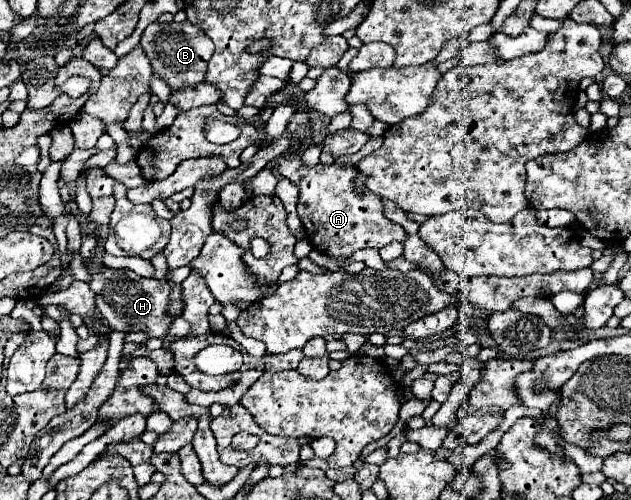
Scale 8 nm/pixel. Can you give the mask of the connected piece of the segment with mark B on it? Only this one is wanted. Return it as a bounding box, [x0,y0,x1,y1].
[141,20,211,90]

